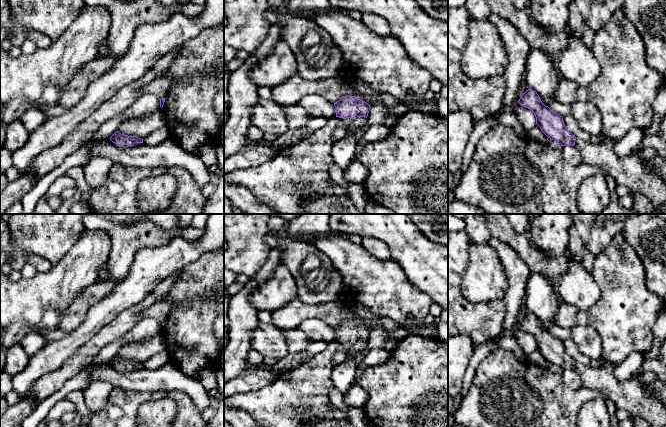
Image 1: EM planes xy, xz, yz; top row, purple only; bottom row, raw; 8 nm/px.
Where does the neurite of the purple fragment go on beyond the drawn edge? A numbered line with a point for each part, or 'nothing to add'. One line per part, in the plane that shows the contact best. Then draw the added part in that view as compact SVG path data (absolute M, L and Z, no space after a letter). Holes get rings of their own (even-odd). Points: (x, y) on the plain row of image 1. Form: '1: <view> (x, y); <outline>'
1: xz (358, 348); M357 341L357 342L346 342L345 346L351 350L349 354L347 354L346 360L351 360L356 357L362 357L366 351L366 341Z

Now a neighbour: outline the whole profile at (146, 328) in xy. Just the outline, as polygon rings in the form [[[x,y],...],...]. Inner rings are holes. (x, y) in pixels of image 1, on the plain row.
[[[153,317],[142,318],[121,338],[118,338],[103,347],[91,362],[93,364],[100,364],[102,362],[110,363],[110,361],[120,352],[123,346],[148,340],[160,332],[160,322],[157,319]]]

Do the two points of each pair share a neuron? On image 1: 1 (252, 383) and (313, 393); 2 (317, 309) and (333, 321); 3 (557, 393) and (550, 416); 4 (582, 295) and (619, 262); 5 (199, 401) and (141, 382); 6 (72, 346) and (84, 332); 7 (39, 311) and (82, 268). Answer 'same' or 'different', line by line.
1: different
2: same
3: same
4: different
5: same
6: same
7: same

